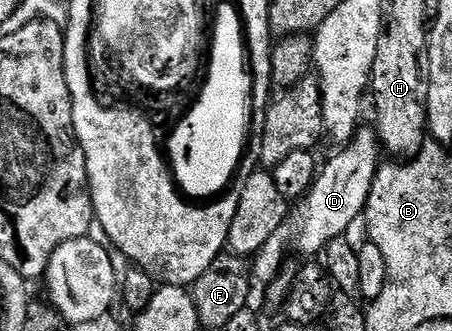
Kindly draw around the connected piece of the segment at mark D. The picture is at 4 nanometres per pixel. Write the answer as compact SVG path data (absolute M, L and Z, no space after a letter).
M359 126L354 138L345 144L321 168L320 174L304 198L297 204L298 212L293 212L294 243L302 257L314 257L317 253L325 252L329 243L334 239L345 236L348 225L356 217L364 214L366 202L372 191L372 181L380 166L380 140L373 126Z

